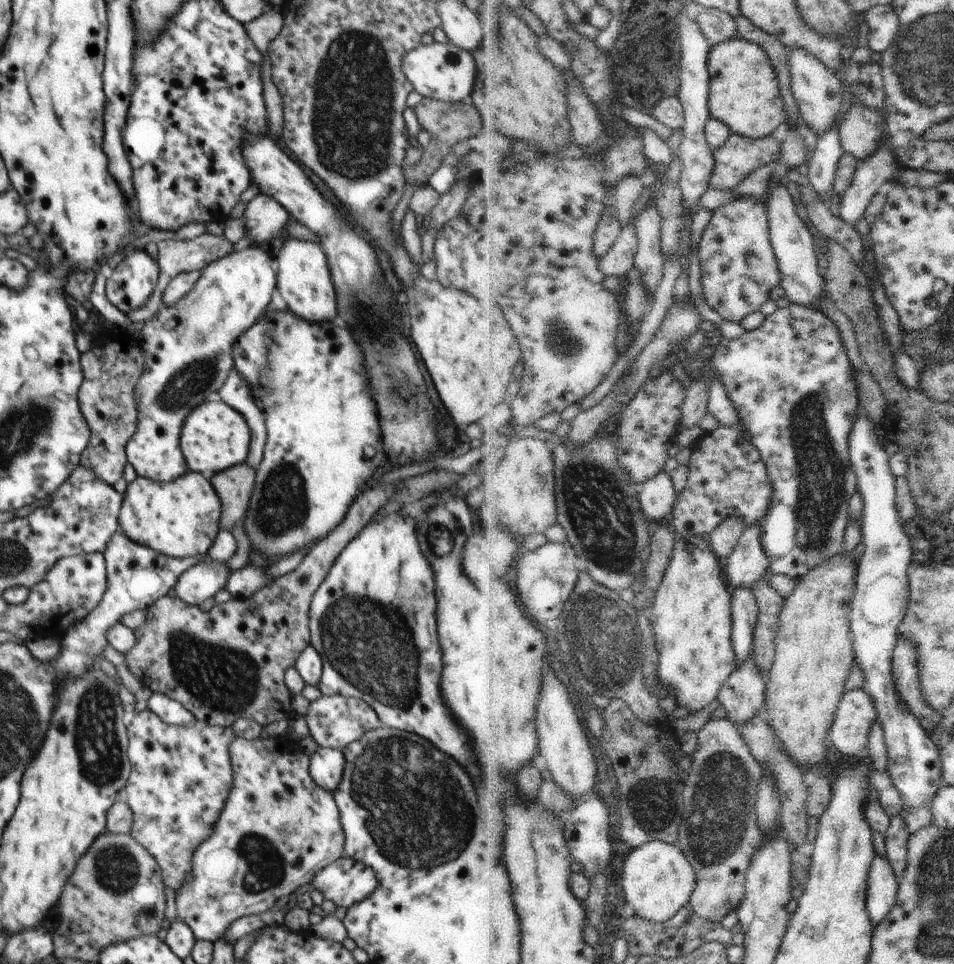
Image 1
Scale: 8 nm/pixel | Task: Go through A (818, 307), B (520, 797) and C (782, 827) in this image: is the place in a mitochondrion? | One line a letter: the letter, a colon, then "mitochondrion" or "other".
A: other
B: other
C: other

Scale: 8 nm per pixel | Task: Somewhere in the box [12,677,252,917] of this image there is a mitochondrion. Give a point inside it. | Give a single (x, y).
(116, 869)

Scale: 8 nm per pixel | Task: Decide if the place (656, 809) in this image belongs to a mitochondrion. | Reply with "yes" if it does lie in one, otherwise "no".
yes

